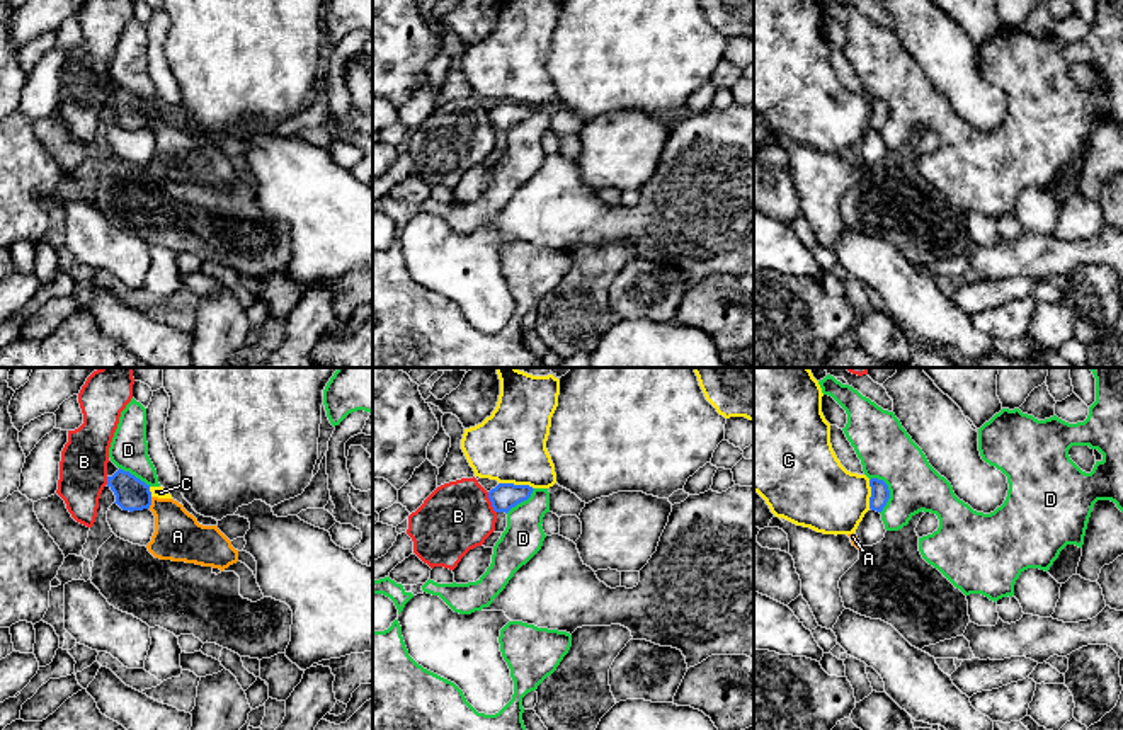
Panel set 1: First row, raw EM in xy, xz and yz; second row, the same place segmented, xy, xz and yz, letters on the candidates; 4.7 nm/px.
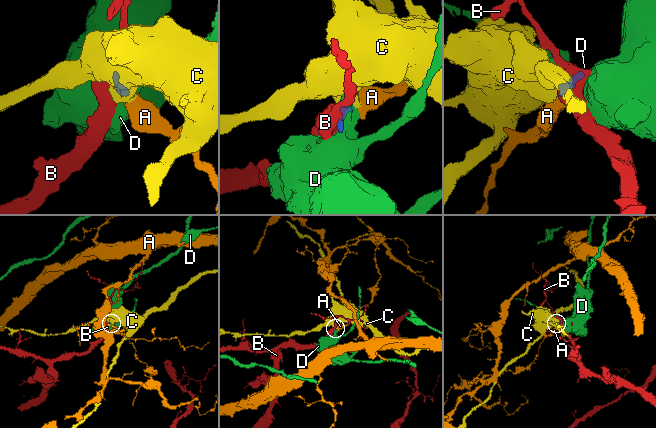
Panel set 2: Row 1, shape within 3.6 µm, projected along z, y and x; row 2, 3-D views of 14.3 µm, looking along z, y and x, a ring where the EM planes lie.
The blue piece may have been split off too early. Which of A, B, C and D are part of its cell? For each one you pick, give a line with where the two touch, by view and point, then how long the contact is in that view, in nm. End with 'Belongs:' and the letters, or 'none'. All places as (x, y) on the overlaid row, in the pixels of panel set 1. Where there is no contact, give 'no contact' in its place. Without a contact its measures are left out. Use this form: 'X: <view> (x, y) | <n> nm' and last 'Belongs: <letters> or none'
A: xy (150, 502) | 60 nm
Belongs: A

